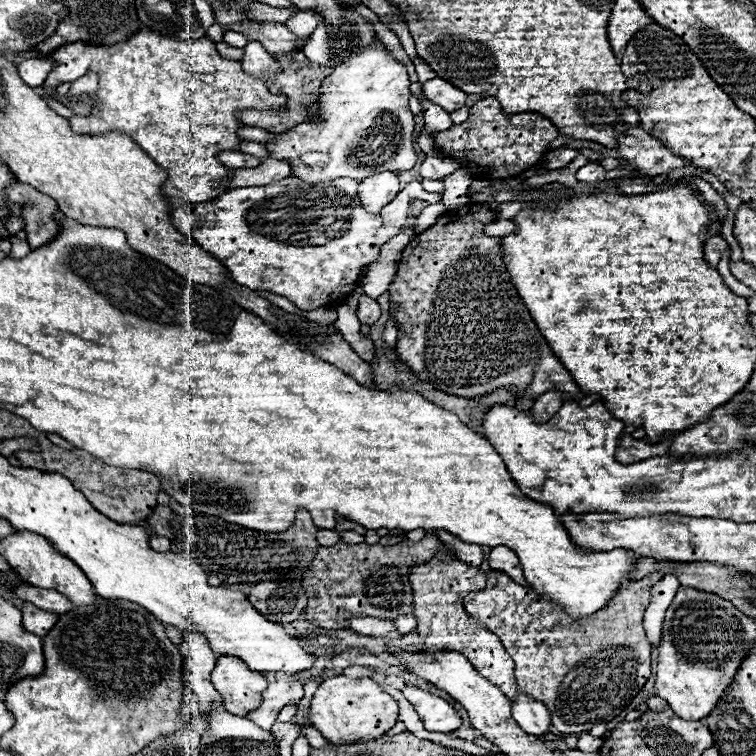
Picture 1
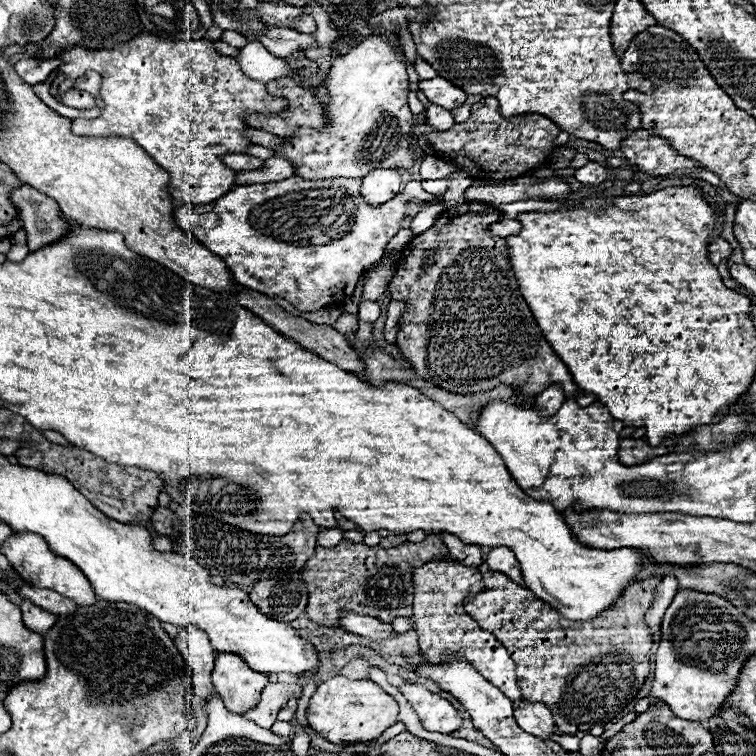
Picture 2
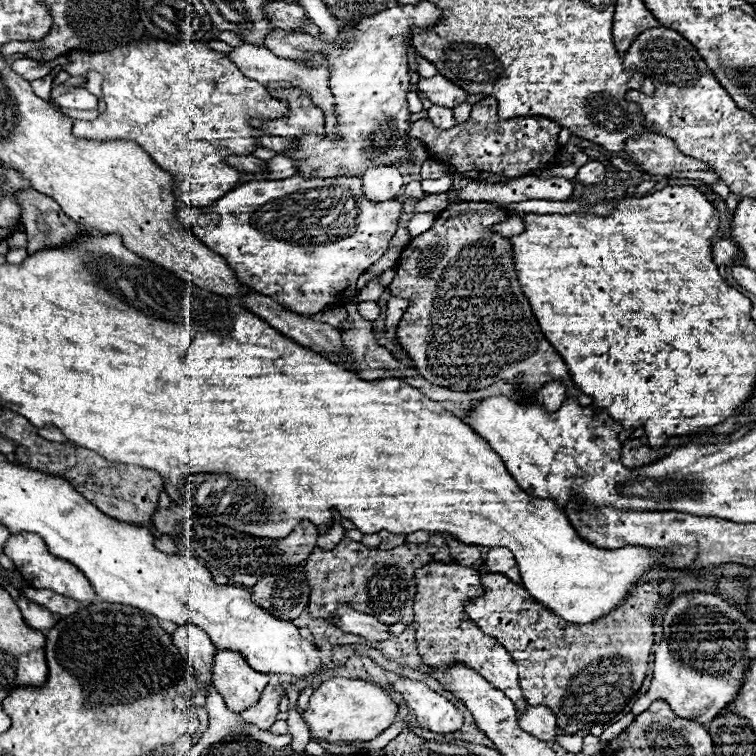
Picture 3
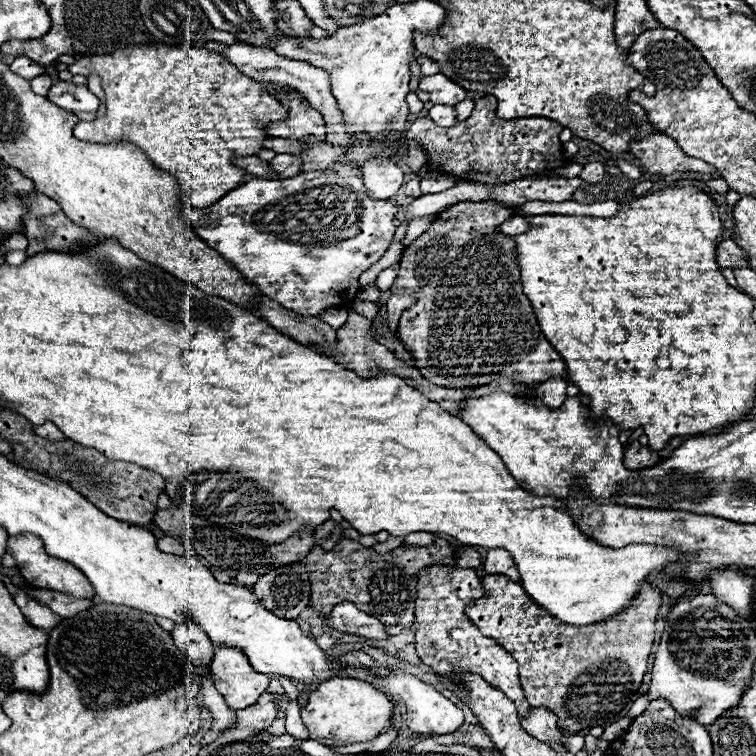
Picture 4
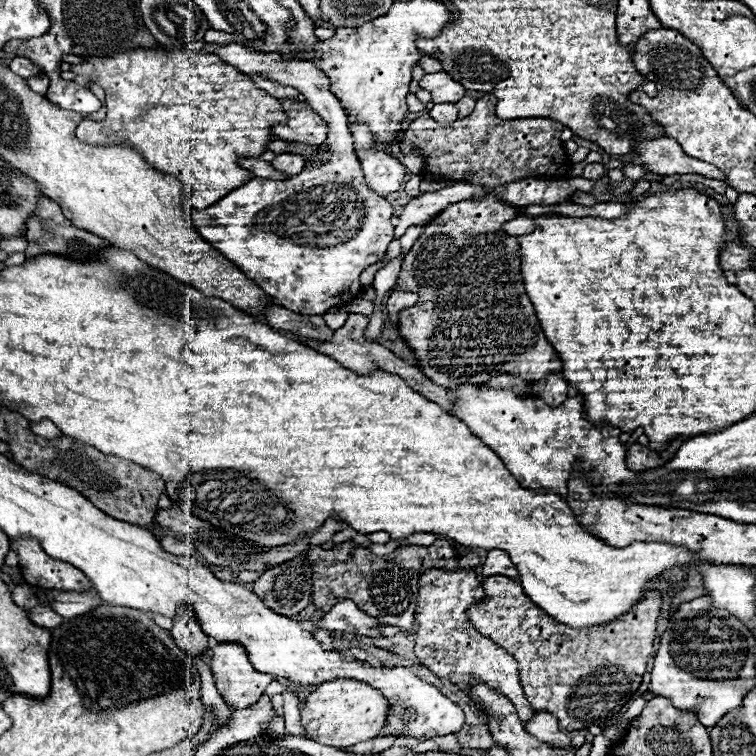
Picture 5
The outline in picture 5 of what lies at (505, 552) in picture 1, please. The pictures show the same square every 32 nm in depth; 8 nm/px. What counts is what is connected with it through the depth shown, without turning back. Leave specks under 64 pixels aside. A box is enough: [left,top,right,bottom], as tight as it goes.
[482,550,518,580]

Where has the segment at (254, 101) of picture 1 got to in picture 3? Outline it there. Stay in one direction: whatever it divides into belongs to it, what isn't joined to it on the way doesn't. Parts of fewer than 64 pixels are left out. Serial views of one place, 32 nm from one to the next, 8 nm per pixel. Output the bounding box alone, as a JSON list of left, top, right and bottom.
[62,36,286,206]

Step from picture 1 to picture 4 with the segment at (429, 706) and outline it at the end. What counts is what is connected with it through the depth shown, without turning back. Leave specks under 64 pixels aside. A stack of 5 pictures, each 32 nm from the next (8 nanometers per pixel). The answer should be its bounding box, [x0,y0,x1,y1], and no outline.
[348,670,464,734]

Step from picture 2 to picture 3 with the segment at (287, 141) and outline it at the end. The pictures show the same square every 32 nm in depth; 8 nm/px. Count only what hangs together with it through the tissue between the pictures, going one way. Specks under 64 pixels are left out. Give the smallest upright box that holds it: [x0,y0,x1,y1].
[264,2,440,178]

